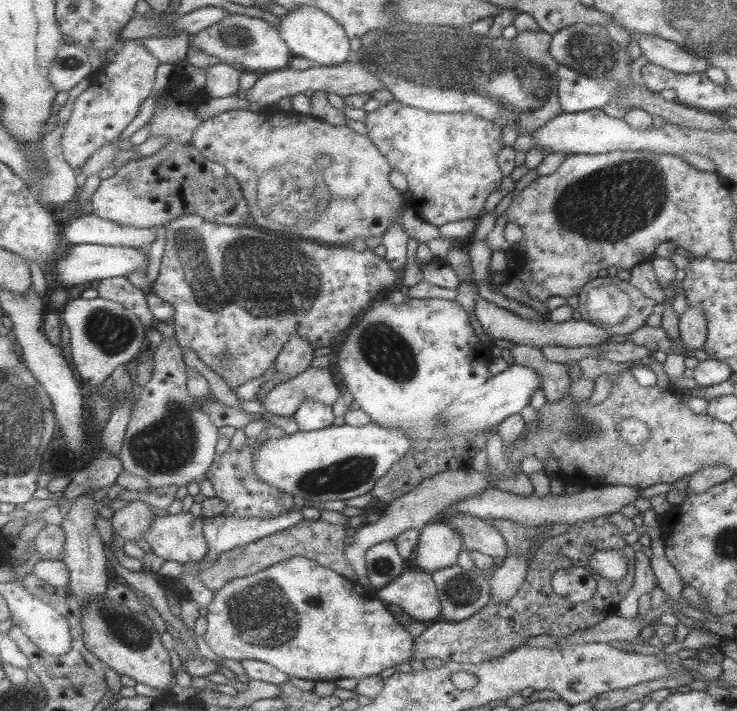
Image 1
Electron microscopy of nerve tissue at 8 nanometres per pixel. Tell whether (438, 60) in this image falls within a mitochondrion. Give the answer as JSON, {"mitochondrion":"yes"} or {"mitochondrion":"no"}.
{"mitochondrion":"yes"}

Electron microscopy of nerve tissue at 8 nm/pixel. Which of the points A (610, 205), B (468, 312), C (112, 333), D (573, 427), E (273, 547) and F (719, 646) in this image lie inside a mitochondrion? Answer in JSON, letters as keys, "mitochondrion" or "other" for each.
{"A":"mitochondrion","B":"other","C":"mitochondrion","D":"mitochondrion","E":"other","F":"other"}

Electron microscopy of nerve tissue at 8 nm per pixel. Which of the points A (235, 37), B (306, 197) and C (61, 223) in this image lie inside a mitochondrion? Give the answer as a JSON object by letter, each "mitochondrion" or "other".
{"A":"mitochondrion","B":"mitochondrion","C":"other"}

